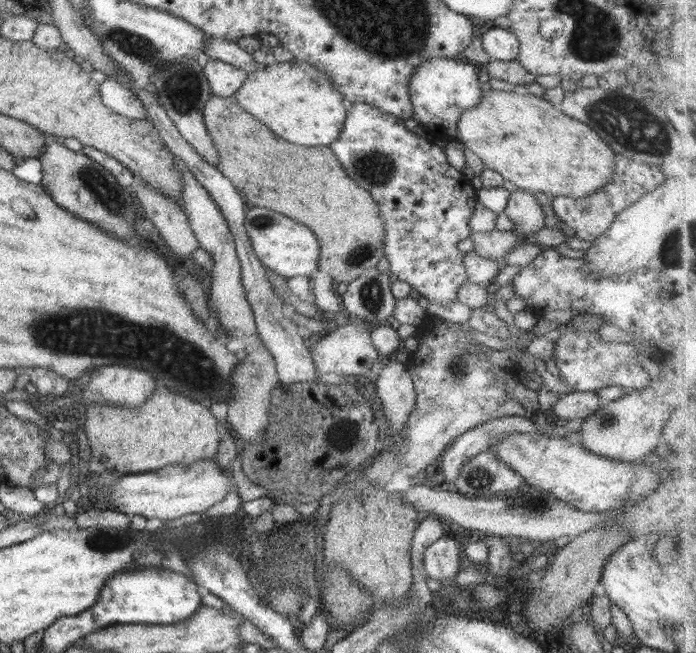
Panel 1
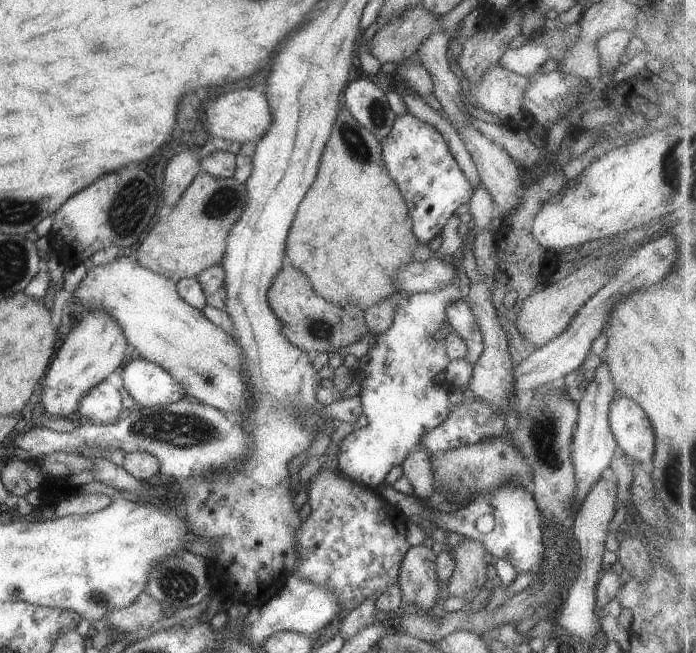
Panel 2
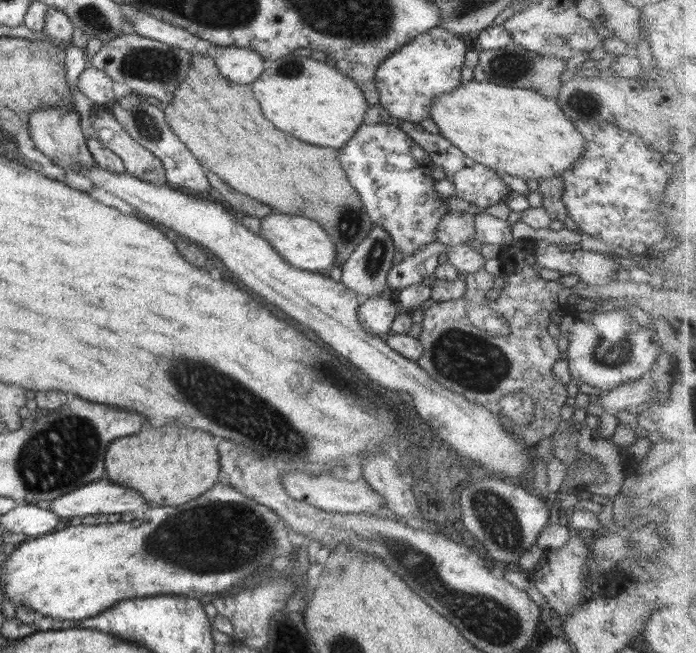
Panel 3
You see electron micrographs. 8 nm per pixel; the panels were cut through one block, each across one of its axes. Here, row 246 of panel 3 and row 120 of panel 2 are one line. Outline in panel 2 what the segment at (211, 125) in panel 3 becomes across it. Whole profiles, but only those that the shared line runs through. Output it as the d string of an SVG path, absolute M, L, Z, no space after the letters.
M343 106L340 112L338 112L338 117L336 118L330 138L328 138L328 142L326 142L316 181L310 186L308 192L306 192L304 200L300 202L298 212L296 212L296 216L294 216L294 222L292 222L292 228L290 228L288 232L286 261L291 266L294 266L294 268L298 268L300 272L306 274L313 290L321 298L328 300L331 304L342 306L342 308L352 304L352 306L360 306L362 310L366 311L377 302L388 298L388 296L392 296L392 294L397 294L396 286L394 286L394 276L396 276L396 272L398 272L400 266L410 264L410 262L428 260L428 258L431 258L433 255L434 252L430 250L427 244L422 244L422 242L418 241L412 232L412 222L409 218L406 202L402 197L400 188L394 184L392 178L389 178L388 170L386 170L386 166L382 161L381 143L378 142L378 138L376 138L370 130L364 128L364 126L348 112L348 108Z

